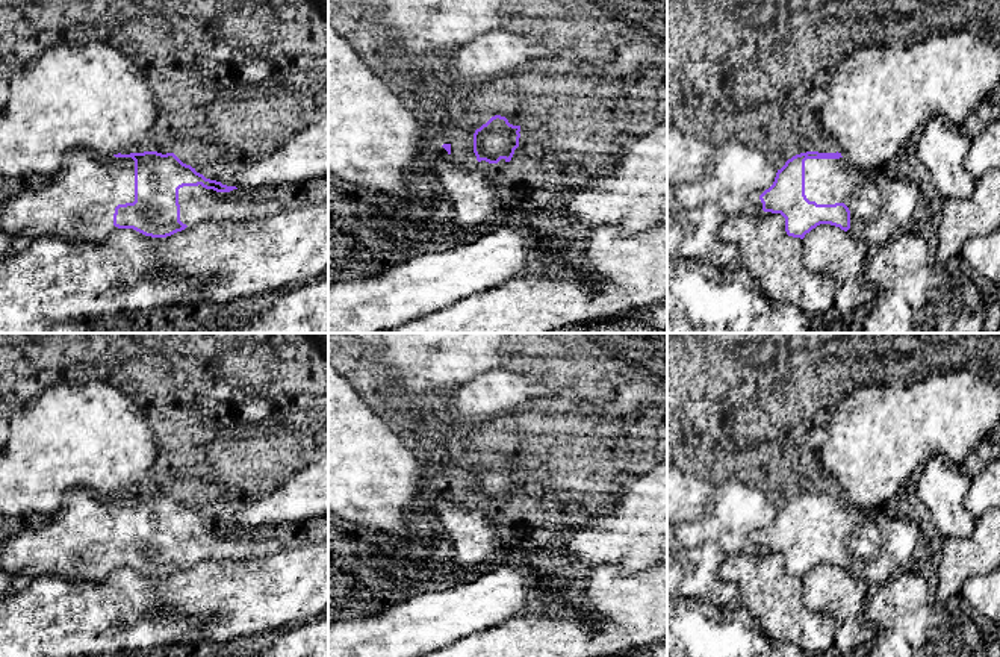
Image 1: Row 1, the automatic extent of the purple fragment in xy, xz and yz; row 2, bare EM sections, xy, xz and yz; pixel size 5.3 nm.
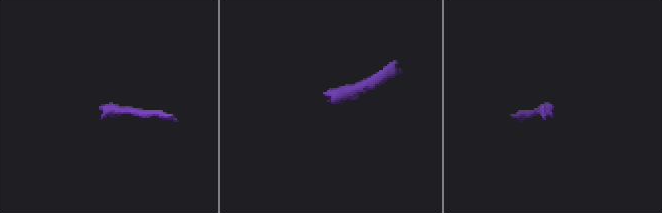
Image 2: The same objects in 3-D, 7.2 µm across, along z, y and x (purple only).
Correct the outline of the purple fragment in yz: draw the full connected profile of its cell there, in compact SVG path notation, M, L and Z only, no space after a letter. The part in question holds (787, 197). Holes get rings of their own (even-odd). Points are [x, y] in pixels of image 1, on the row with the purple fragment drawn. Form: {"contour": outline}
{"contour": "M806 151L793 156L778 170L773 185L759 200L764 212L781 213L785 218L788 236L803 239L817 226L831 224L853 239L885 245L914 221L920 189L918 182L890 177L882 168L861 170L838 151Z"}

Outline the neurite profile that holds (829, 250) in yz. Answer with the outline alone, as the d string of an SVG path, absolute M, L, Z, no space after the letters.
M820 224L803 238L803 266L812 272L831 274L837 280L834 307L853 310L871 301L865 276L868 244L852 239L844 230Z

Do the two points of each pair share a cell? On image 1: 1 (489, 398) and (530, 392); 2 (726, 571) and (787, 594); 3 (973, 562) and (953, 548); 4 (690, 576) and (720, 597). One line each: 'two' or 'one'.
1: one
2: one
3: one
4: one

